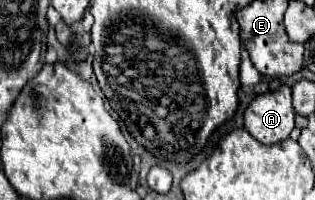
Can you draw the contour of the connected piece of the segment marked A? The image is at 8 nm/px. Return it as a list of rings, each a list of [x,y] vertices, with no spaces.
[[[281,84],[277,90],[255,96],[245,110],[245,128],[263,144],[287,140],[295,128],[291,88]]]

